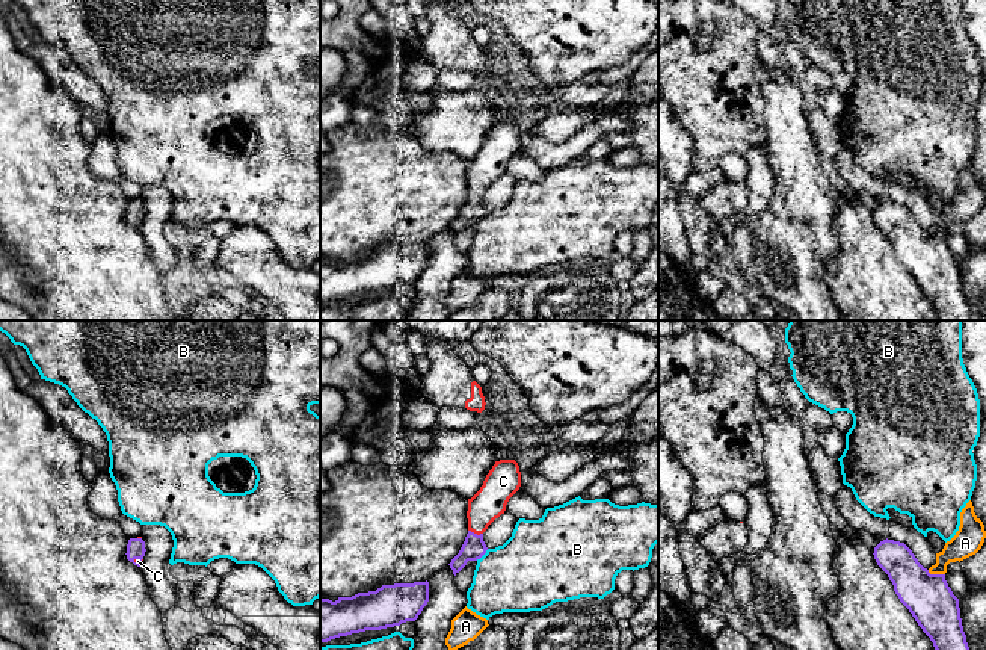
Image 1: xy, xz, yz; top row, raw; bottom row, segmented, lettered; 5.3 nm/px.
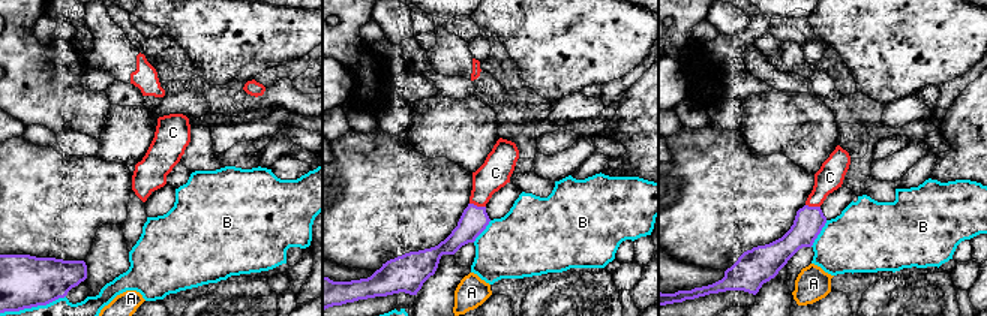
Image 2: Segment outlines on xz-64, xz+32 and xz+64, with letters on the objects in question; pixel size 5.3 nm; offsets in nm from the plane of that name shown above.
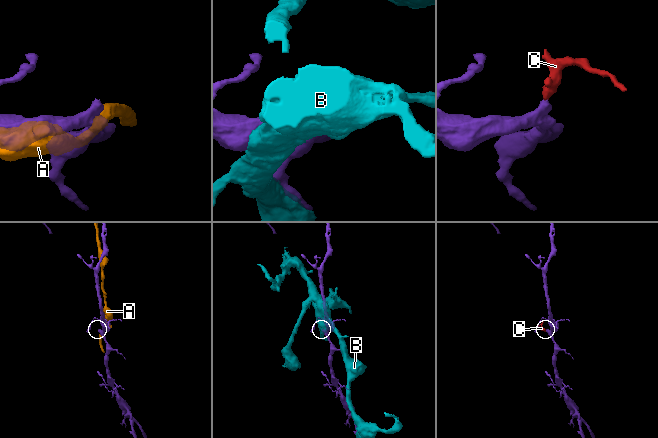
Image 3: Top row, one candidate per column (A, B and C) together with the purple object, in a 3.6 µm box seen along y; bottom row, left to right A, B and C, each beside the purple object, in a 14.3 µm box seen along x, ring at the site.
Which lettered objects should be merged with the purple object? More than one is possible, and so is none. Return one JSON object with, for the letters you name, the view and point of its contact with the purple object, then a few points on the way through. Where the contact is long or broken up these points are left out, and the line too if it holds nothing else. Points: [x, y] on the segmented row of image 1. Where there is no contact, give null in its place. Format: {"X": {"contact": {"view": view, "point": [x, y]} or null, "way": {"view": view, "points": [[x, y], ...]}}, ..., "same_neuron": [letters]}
{"C": {"contact": {"view": "xz", "point": [476, 534]}, "way": {"view": "xz", "points": [[473, 547], [476, 534], [479, 516], [489, 502]]}}, "same_neuron": ["C"]}

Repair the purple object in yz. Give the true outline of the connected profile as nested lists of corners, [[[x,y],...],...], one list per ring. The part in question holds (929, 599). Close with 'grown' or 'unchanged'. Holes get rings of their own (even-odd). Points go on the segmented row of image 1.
[[[886,538],[874,547],[873,555],[935,650],[969,650],[959,599],[948,587],[945,574],[930,574],[900,541]]]; unchanged

